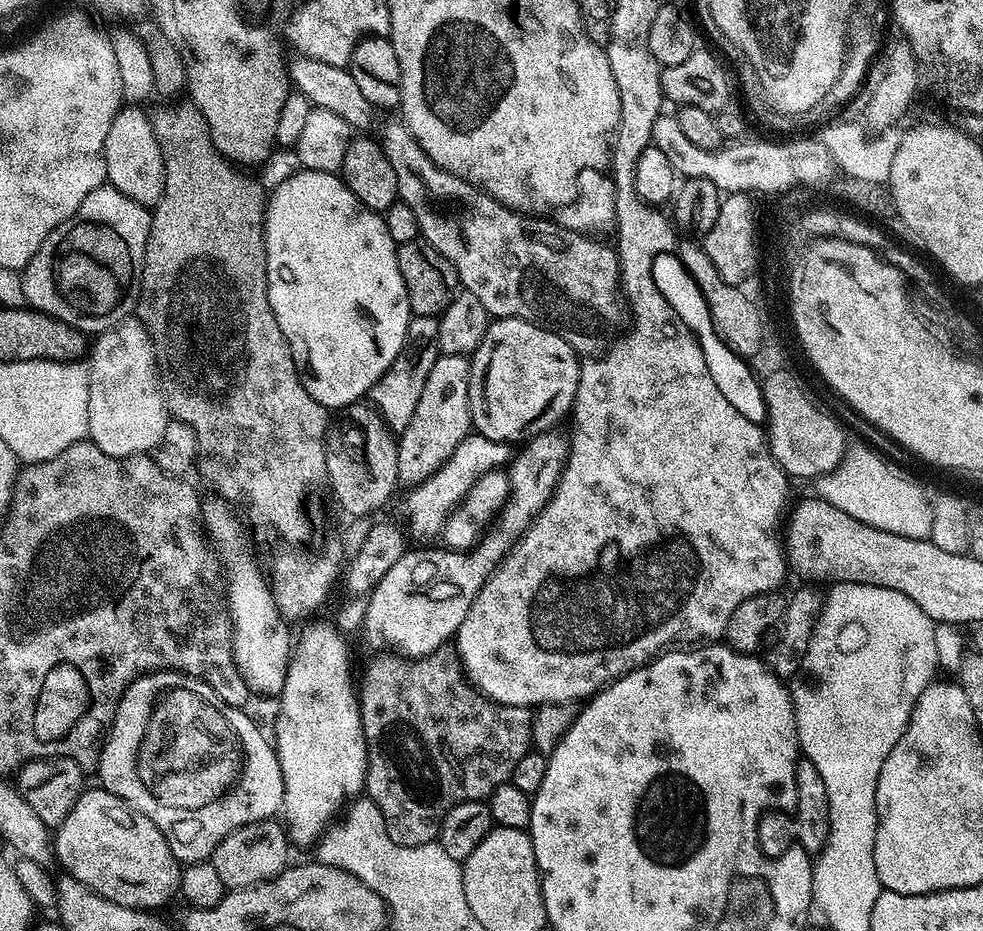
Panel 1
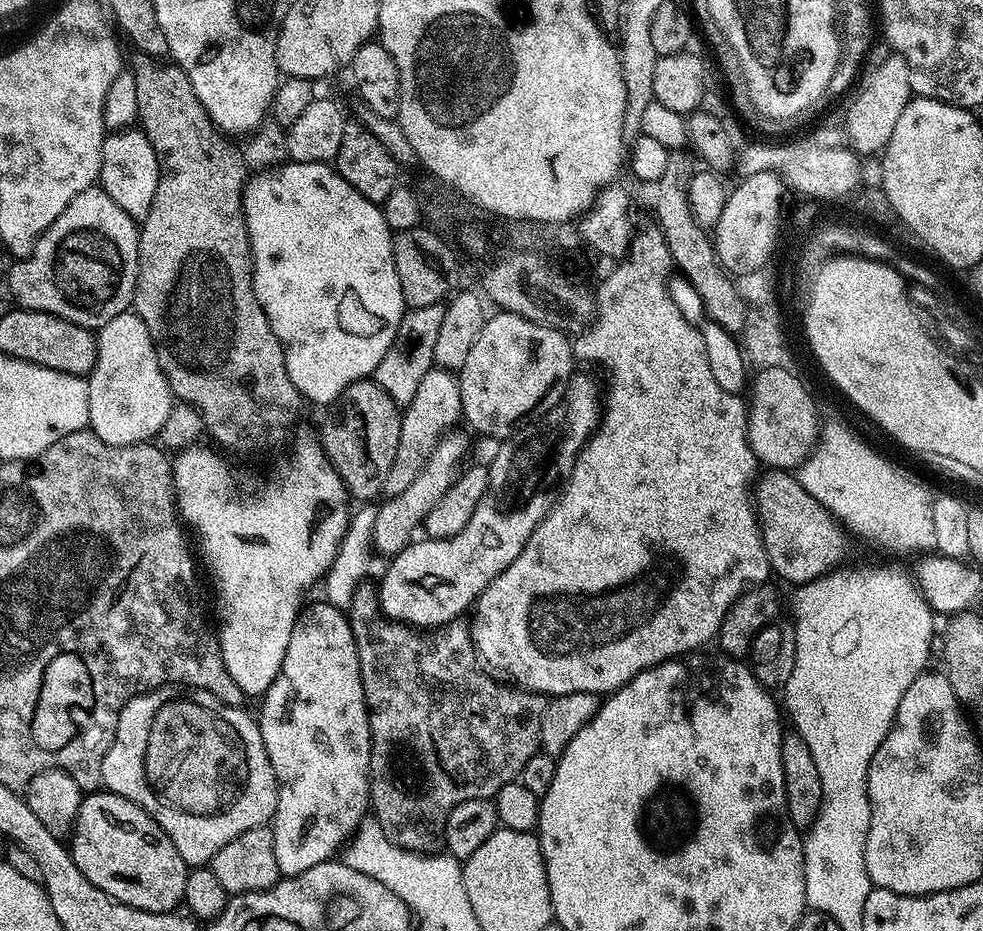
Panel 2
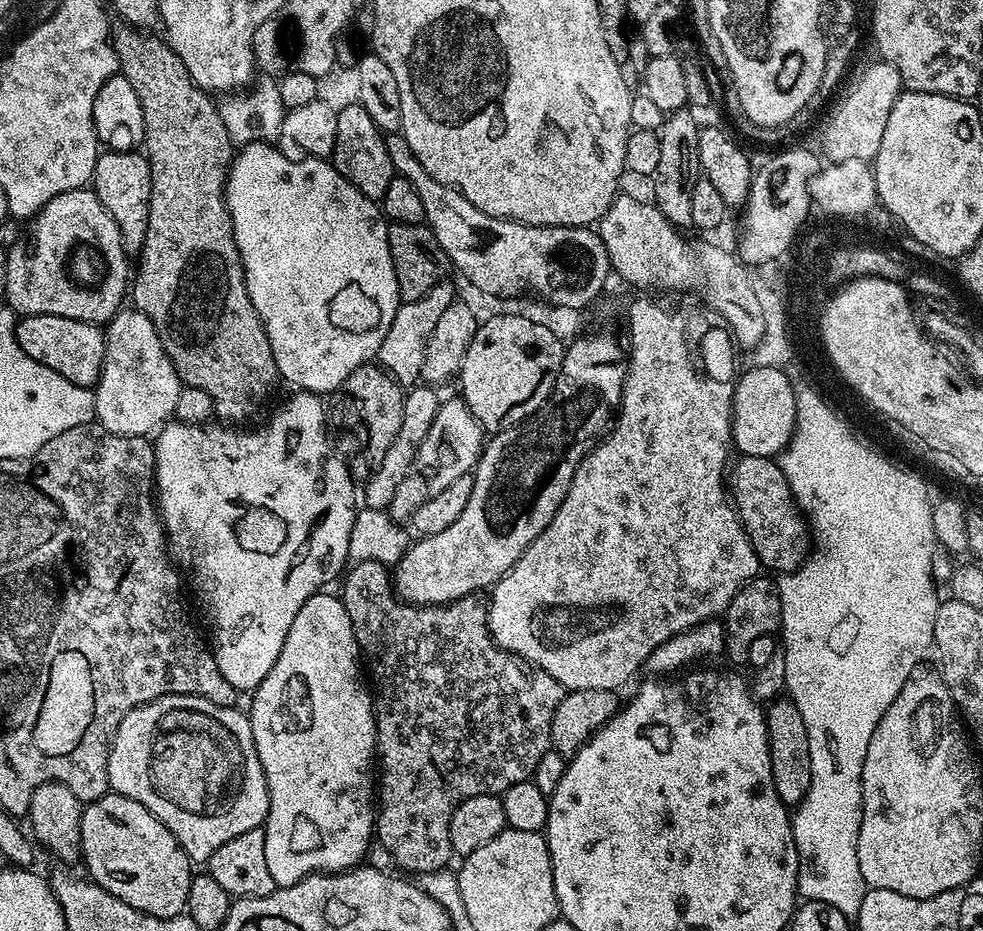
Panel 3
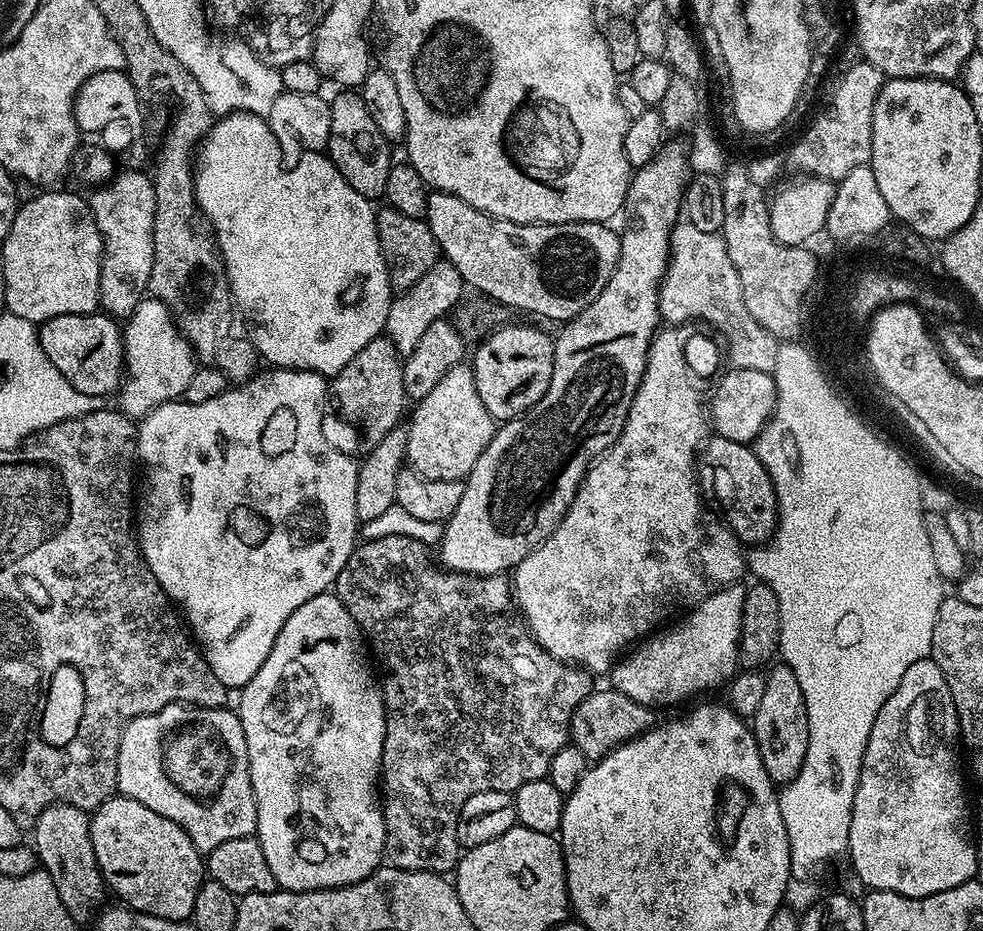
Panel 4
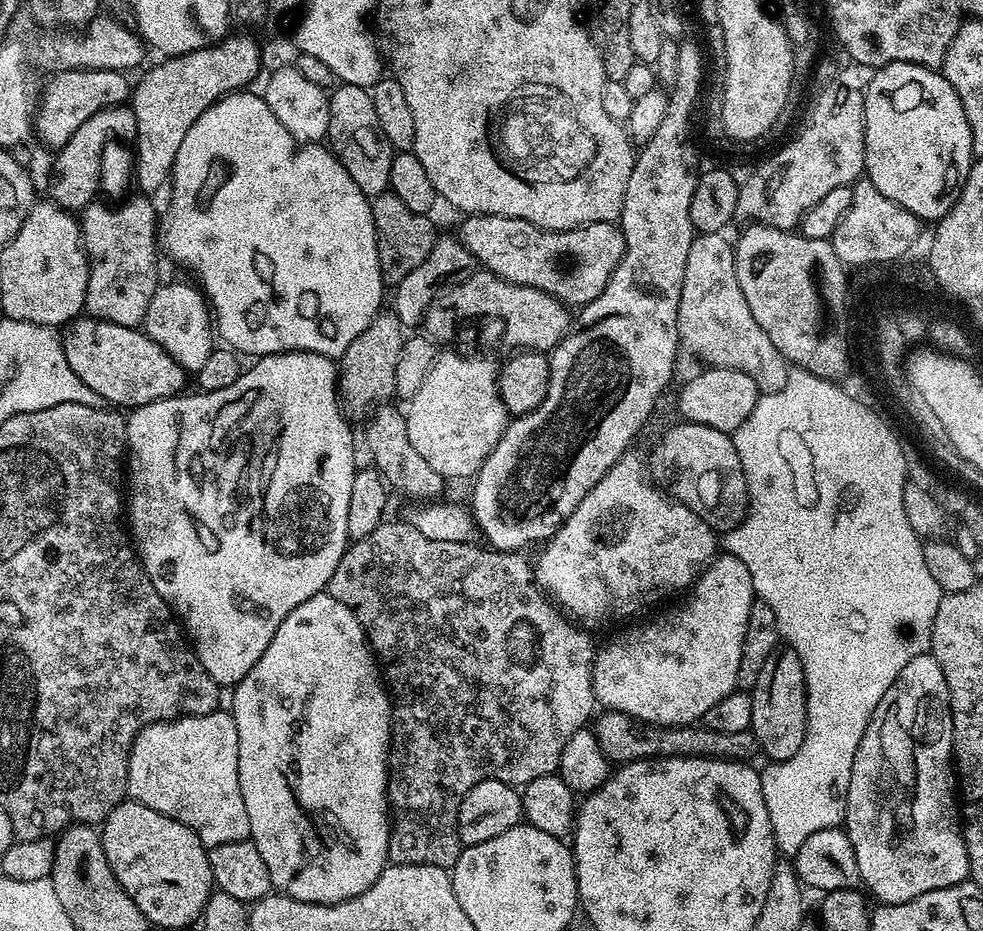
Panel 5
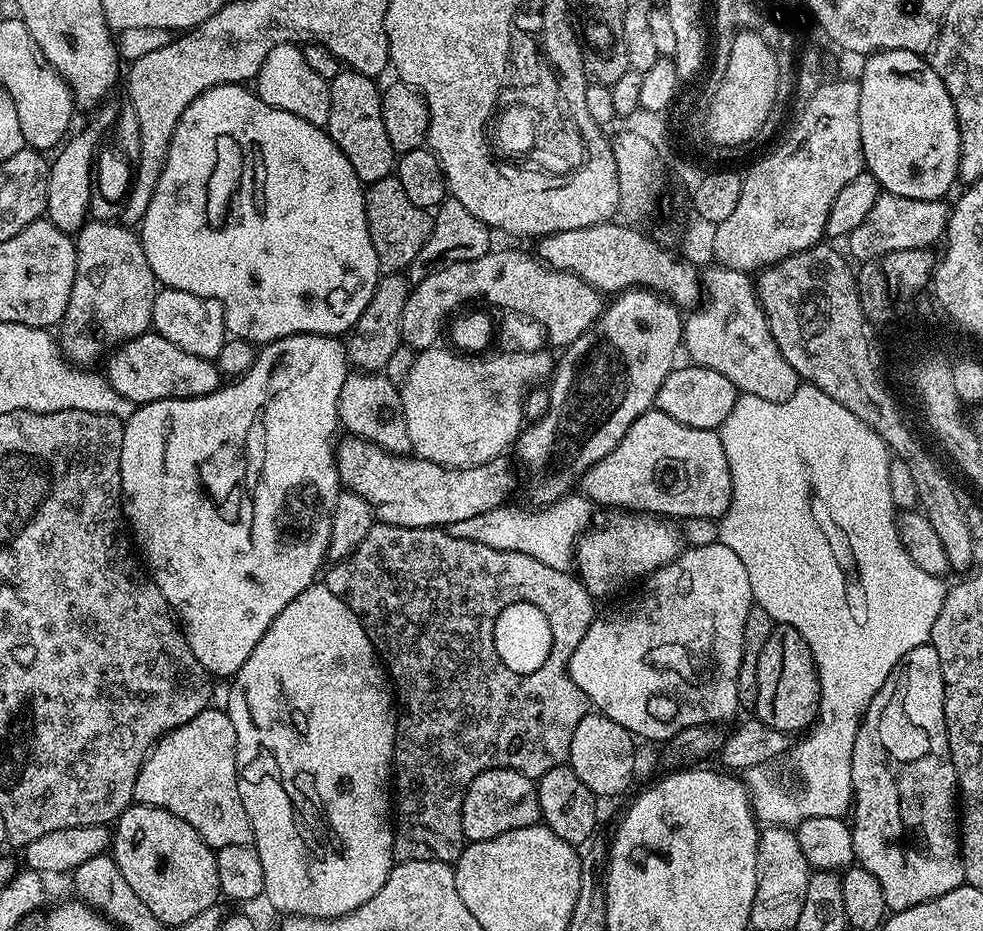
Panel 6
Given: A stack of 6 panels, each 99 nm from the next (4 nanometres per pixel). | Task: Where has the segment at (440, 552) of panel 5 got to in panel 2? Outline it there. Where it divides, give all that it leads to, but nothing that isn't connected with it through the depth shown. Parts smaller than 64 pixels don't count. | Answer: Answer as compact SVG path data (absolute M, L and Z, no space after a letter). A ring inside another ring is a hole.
M360 586L356 589L352 599L350 623L356 639L358 662L360 663L360 681L364 691L364 701L368 707L369 734L372 738L369 762L371 811L382 826L382 830L386 830L386 838L390 838L390 842L394 842L398 847L411 852L427 853L429 850L435 849L432 848L435 844L441 843L446 818L450 818L450 810L454 810L454 806L471 800L492 800L498 794L498 790L502 790L502 786L513 783L519 777L522 766L526 766L527 760L536 753L540 746L540 715L546 703L545 697L535 692L519 690L514 686L507 686L508 688L506 688L499 684L499 682L502 683L499 679L493 678L487 671L484 671L485 673L479 672L476 669L478 657L472 642L470 628L463 619L451 620L449 624L441 624L439 628L421 634L407 625L382 618L377 589Z

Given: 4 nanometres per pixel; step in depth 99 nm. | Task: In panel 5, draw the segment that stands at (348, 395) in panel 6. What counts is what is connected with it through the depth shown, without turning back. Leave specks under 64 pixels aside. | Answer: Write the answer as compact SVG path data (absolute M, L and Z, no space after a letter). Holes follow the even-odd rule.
M380 406L371 413L372 421L364 432L364 440L368 443L368 452L372 455L371 463L377 472L384 477L389 489L401 492L409 496L412 502L432 502L444 492L445 477L440 476L426 463L426 458L414 450L410 442L407 419L396 408L392 406Z

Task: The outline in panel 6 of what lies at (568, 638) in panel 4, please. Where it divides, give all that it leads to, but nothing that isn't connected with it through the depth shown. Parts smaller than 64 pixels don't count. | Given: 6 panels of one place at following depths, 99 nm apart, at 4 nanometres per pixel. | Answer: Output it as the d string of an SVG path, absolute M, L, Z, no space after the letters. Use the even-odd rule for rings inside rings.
M616 514L605 524L589 527L576 542L574 568L594 598L612 596L627 584L645 578L675 560L682 551L682 532L675 523L651 514Z

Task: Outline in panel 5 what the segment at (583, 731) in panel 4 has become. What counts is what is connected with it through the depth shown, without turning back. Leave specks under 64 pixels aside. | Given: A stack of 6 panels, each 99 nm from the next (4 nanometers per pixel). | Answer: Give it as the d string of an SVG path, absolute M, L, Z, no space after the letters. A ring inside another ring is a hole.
M609 710L601 711L595 717L594 731L609 761L615 762L617 765L631 764L633 760L659 760L661 756L716 756L719 760L748 762L753 759L751 756L757 755L758 752L756 735L750 730L746 732L711 732L710 729L703 726L677 726L671 728L665 724L648 724L645 720L639 720L630 714Z

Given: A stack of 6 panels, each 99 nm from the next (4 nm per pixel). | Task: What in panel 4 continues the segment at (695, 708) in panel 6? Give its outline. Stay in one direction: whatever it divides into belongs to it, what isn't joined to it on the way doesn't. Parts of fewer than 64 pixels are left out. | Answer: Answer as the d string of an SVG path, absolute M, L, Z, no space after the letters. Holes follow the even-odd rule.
M737 582L710 594L701 604L681 615L673 628L665 627L649 635L636 646L641 648L633 647L613 667L610 673L611 687L626 694L626 698L634 698L634 702L657 706L680 704L699 692L708 692L720 683L723 685L731 681L738 671L740 654L742 602L746 591L745 585L742 585Z

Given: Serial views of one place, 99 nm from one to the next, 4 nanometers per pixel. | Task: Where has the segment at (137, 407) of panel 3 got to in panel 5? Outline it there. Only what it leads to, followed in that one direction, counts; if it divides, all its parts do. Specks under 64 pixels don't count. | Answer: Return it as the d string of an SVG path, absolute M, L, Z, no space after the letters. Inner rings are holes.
M164 284L157 287L144 315L142 330L189 374L195 374L210 358L214 347L214 316L203 291L188 284Z

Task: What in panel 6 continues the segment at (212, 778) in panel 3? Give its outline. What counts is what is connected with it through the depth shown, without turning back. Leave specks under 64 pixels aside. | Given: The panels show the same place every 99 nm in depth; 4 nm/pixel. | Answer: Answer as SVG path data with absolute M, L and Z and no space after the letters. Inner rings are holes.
M209 706L190 722L167 732L161 740L156 741L134 782L134 800L135 803L146 804L149 808L165 808L170 814L182 818L182 822L198 830L198 834L213 850L222 846L252 844L254 830L246 814L246 806L242 806L242 798L238 794L234 722L230 722L227 711L220 709L219 712L216 706Z

